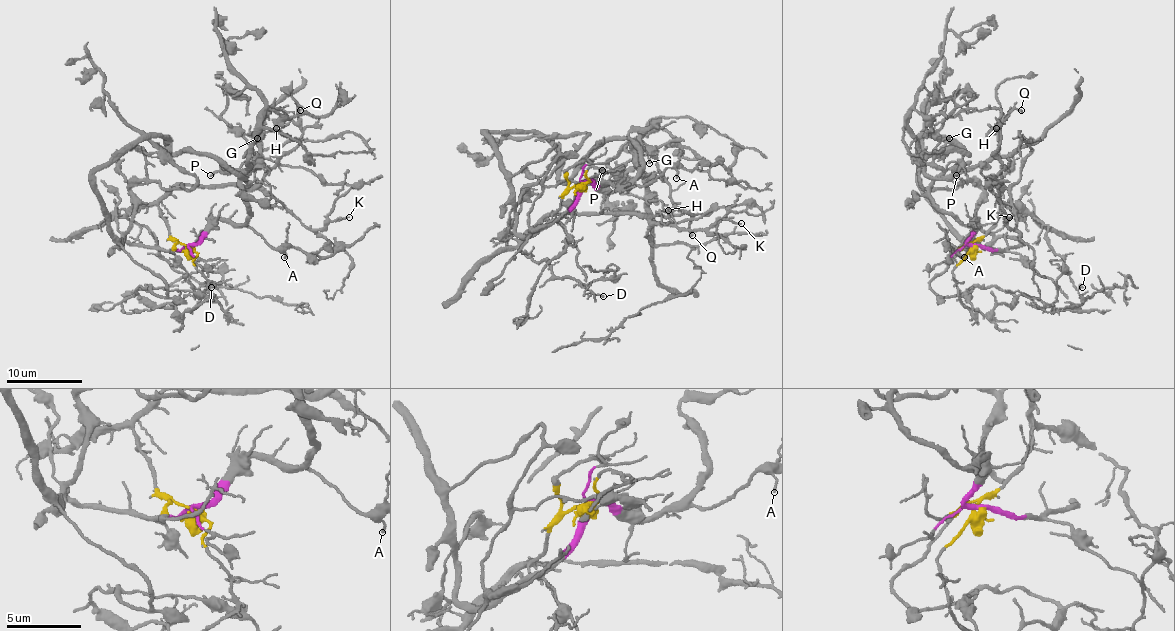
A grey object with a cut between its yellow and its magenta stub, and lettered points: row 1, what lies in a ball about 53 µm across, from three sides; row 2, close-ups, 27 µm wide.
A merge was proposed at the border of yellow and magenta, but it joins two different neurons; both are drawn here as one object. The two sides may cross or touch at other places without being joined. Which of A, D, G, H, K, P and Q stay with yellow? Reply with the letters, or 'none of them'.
D, H, K, Q

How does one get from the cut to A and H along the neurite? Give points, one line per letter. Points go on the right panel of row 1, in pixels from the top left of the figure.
A: (974, 246), (966, 242), (966, 238), (976, 219), (972, 230), (953, 249), (964, 257)
H: (974, 248), (972, 244), (998, 215), (1002, 162), (995, 154), (1000, 143), (998, 120), (995, 130), (997, 128)

